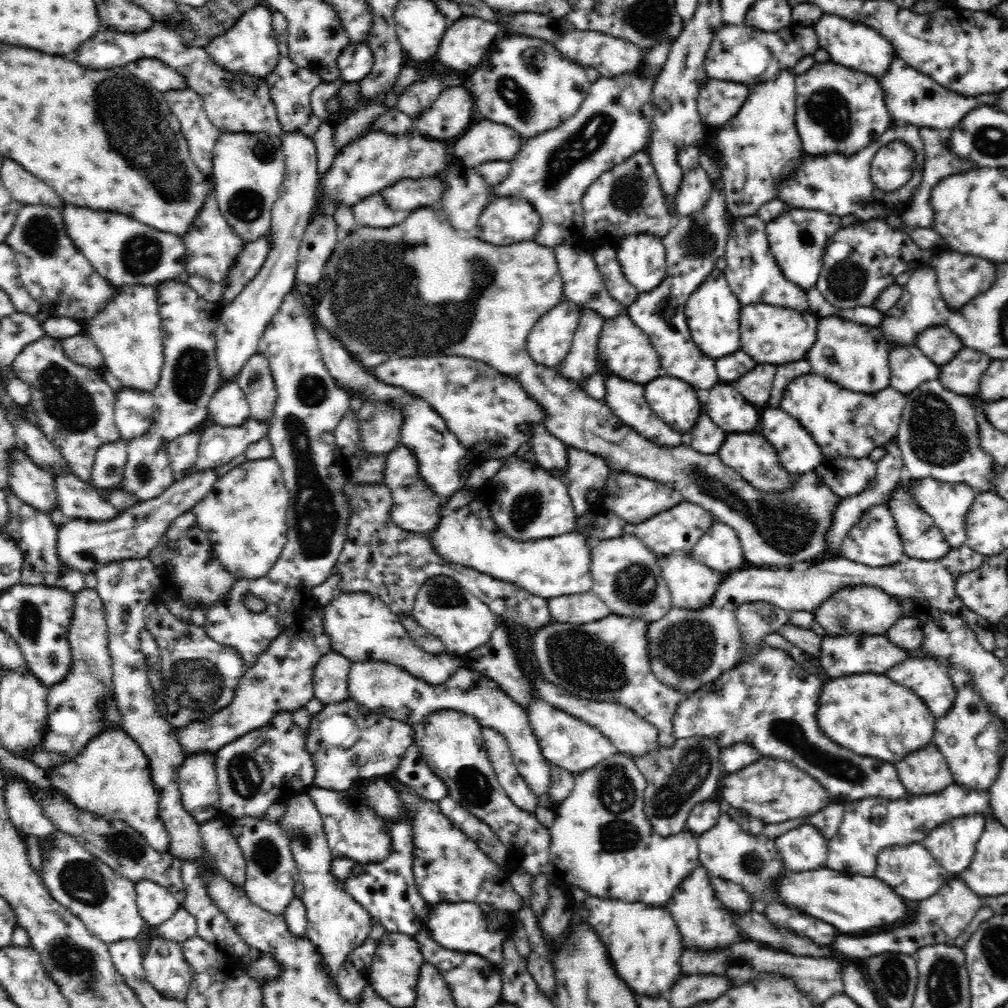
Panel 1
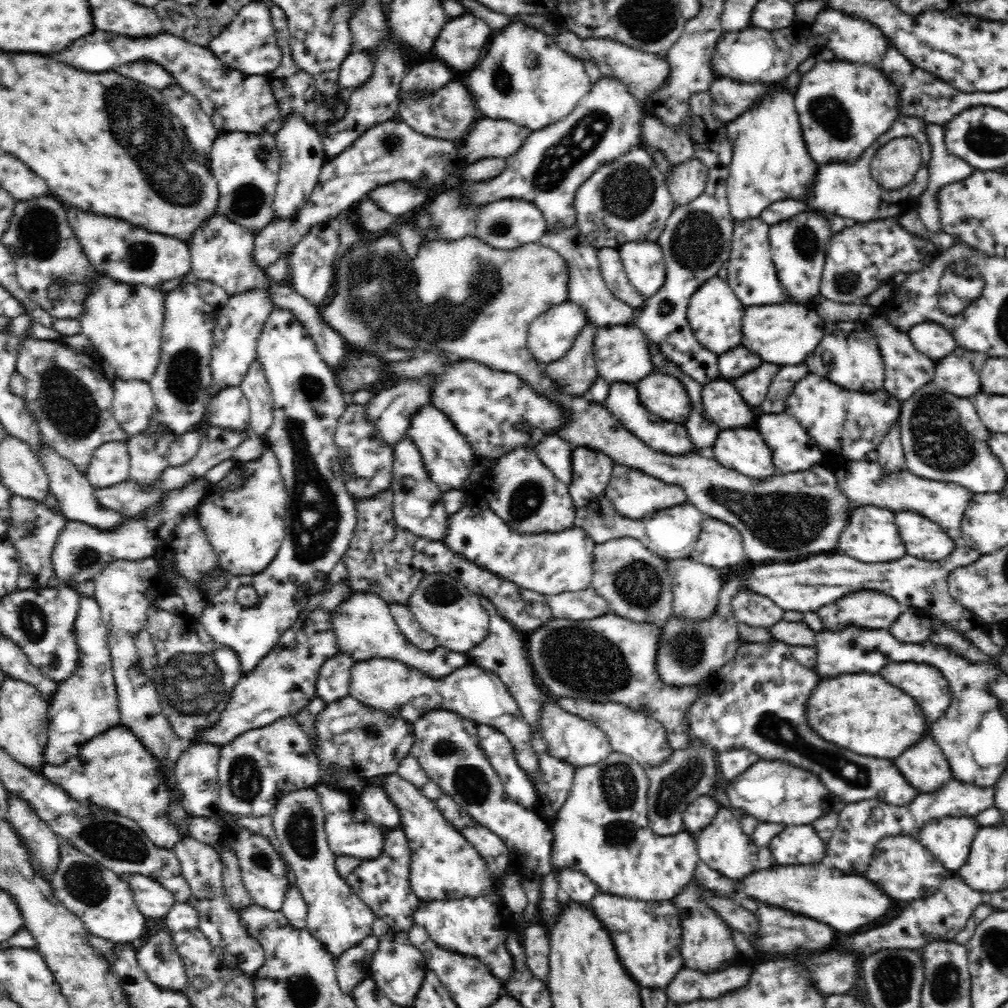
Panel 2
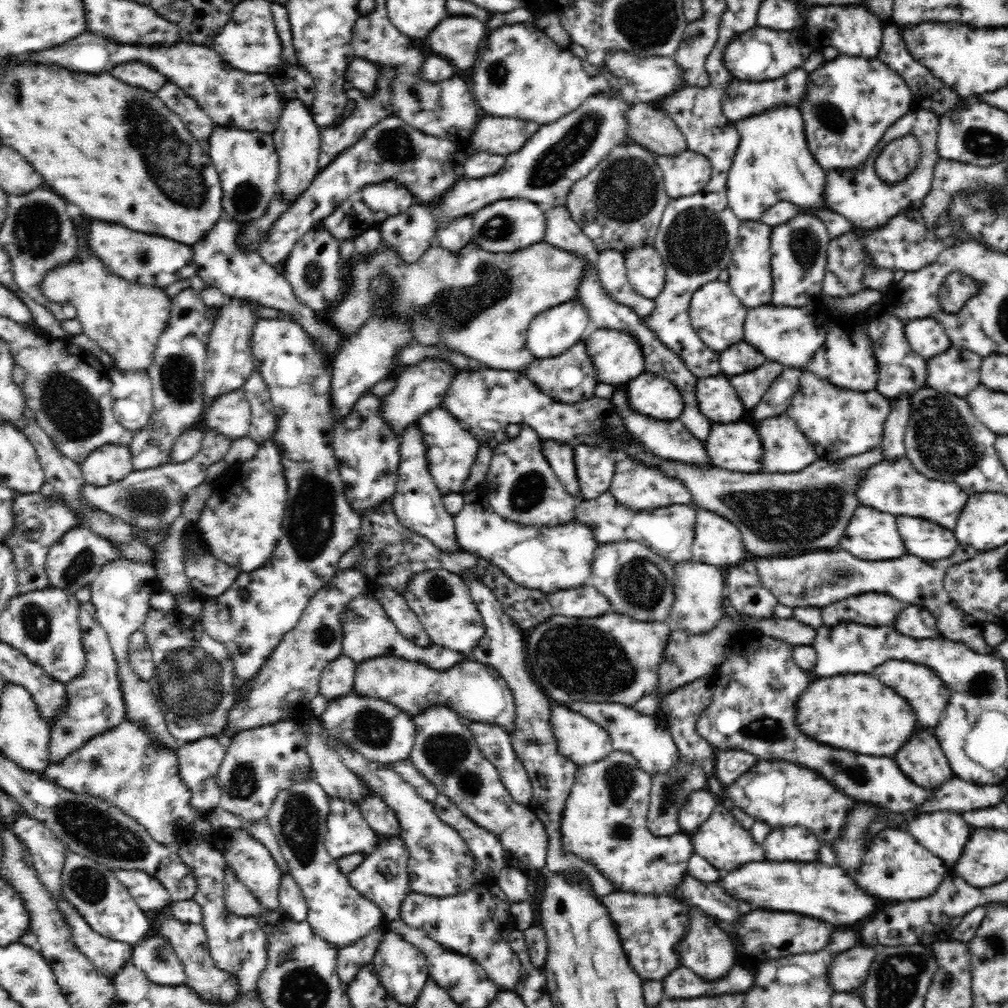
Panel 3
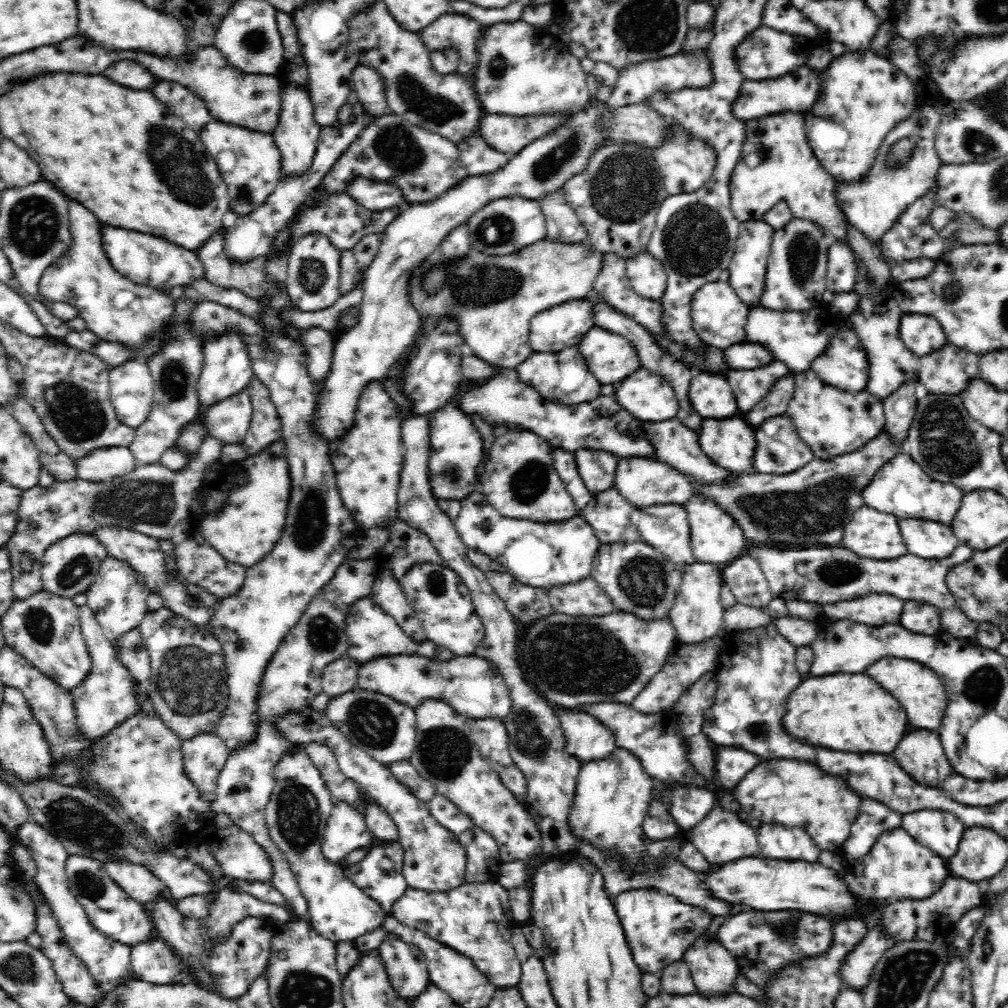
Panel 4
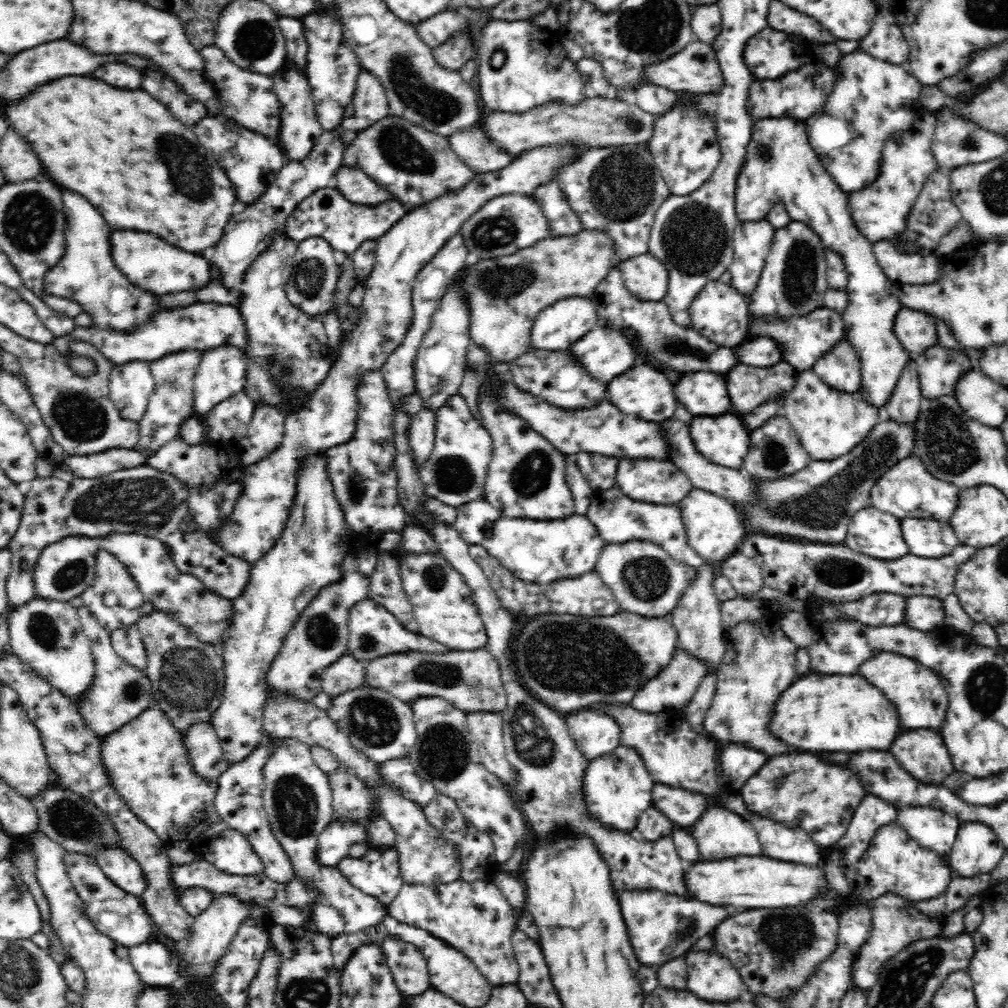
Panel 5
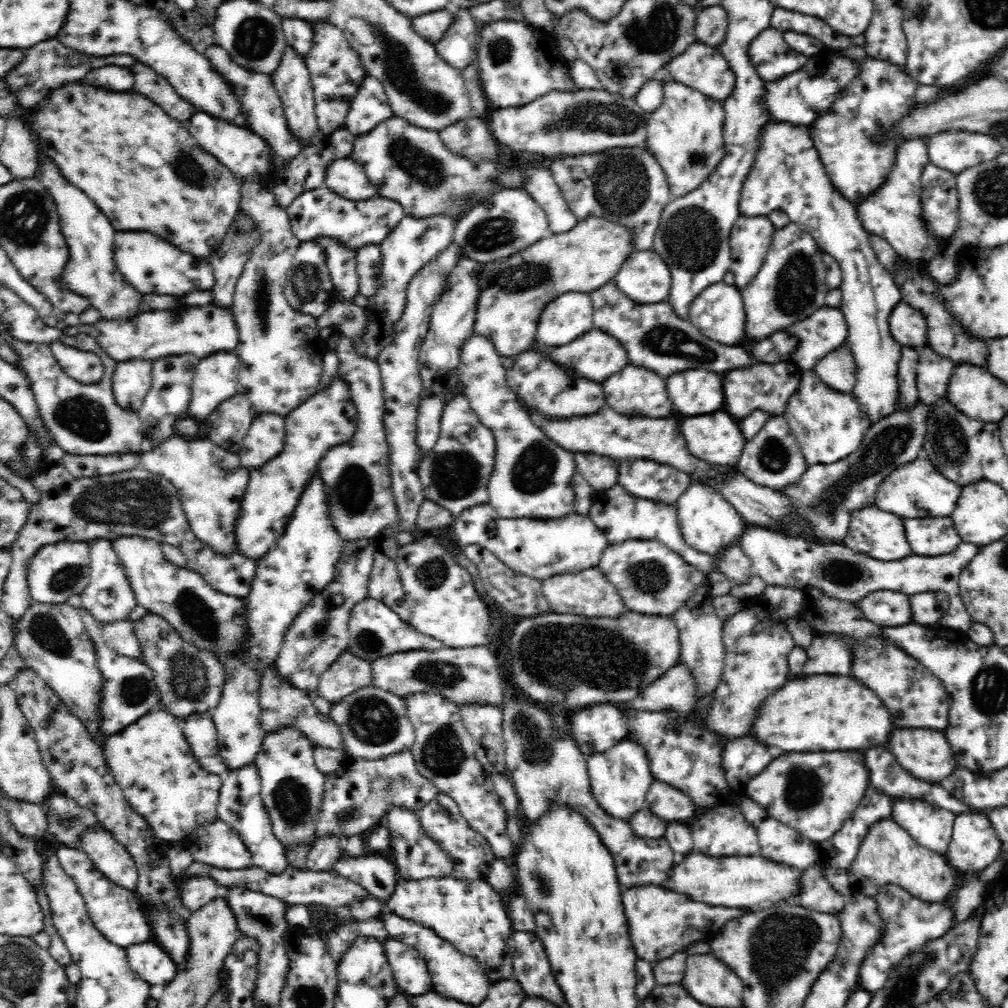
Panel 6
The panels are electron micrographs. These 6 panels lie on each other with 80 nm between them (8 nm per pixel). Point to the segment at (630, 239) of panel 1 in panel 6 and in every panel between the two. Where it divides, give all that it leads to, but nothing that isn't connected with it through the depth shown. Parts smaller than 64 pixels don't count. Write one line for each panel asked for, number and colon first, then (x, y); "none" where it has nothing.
2: (643, 261)
3: (646, 271)
4: (647, 275)
5: (647, 277)
6: (644, 277)

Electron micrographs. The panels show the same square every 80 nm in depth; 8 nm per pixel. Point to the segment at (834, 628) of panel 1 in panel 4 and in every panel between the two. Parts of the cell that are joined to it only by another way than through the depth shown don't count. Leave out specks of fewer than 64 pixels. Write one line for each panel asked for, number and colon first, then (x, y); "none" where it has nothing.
2: (866, 609)
3: (871, 609)
4: (875, 610)

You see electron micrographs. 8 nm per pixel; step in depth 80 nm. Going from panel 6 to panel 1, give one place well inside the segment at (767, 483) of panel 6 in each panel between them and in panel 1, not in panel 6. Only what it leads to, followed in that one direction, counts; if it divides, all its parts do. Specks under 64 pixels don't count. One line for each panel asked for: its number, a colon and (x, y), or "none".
1: (798, 452)
2: (793, 450)
3: (787, 450)
4: (779, 450)
5: (775, 451)

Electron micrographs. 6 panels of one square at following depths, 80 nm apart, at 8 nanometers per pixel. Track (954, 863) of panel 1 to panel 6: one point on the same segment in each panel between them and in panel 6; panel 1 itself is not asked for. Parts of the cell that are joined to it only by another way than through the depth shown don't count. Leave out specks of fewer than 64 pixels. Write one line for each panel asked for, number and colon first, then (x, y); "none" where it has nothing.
2: (950, 839)
3: (946, 834)
4: (940, 831)
5: (935, 830)
6: (931, 827)

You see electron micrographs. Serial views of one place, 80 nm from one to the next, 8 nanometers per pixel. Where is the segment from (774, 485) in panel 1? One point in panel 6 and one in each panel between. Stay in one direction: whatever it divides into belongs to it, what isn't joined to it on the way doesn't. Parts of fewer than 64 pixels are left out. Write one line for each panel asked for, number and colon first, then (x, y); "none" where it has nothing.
2: (744, 450)
3: (737, 447)
4: (730, 443)
5: (724, 440)
6: (716, 438)

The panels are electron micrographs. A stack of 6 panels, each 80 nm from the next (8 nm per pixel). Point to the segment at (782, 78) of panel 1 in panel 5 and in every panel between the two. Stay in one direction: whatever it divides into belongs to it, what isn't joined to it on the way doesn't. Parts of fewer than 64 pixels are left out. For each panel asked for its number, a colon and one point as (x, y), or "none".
2: (770, 162)
3: (773, 163)
4: (776, 164)
5: (780, 165)

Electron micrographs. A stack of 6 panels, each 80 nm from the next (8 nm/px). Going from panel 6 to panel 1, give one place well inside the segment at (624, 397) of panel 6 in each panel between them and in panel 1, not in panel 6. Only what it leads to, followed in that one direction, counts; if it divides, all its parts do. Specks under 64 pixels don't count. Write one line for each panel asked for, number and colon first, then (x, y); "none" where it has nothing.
1: (677, 403)
2: (664, 395)
3: (651, 394)
4: (647, 396)
5: (642, 392)

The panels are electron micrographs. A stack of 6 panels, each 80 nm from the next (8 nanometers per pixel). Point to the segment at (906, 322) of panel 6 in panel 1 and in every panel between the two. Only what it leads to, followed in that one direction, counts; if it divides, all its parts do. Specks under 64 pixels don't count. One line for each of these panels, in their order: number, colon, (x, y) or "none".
1: (940, 345)
2: (934, 341)
3: (928, 338)
4: (922, 334)
5: (917, 331)

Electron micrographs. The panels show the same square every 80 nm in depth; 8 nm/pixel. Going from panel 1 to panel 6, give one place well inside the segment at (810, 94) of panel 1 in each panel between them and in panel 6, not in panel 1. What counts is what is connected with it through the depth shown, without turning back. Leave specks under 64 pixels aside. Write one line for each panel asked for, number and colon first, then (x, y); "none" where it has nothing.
2: (843, 107)
3: (849, 102)
4: (863, 96)
5: (872, 99)
6: (847, 137)

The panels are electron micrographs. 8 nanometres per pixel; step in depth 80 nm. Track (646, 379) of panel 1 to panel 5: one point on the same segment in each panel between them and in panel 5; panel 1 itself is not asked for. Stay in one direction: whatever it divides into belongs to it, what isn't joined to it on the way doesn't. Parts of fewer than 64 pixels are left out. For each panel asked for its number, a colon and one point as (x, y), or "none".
2: (623, 353)
3: (618, 358)
4: (611, 358)
5: (603, 352)

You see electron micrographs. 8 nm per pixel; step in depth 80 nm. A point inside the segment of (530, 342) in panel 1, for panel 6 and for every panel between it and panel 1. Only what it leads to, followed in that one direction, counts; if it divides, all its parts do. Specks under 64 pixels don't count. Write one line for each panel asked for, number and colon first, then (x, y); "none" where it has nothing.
2: (552, 334)
3: (555, 330)
4: (551, 331)
5: (557, 327)
6: (570, 316)

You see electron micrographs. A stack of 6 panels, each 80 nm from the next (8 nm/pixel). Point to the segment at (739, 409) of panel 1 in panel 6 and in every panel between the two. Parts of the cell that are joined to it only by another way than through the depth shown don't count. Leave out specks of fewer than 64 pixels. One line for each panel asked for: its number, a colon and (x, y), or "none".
2: (722, 403)
3: (717, 400)
4: (711, 396)
5: (703, 393)
6: (694, 392)

